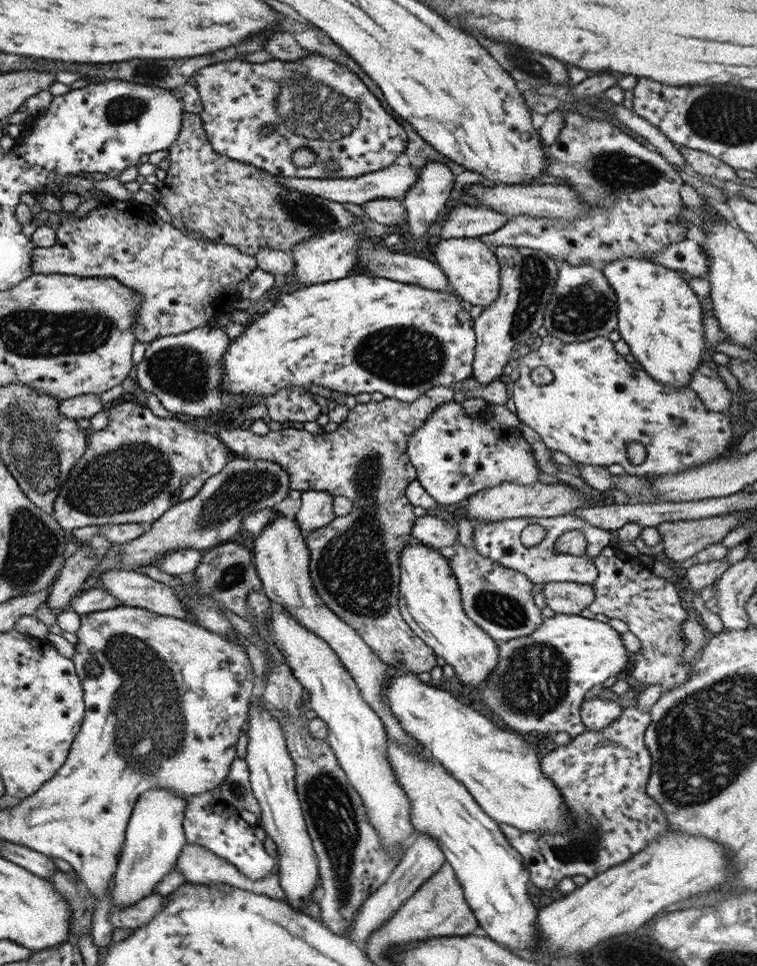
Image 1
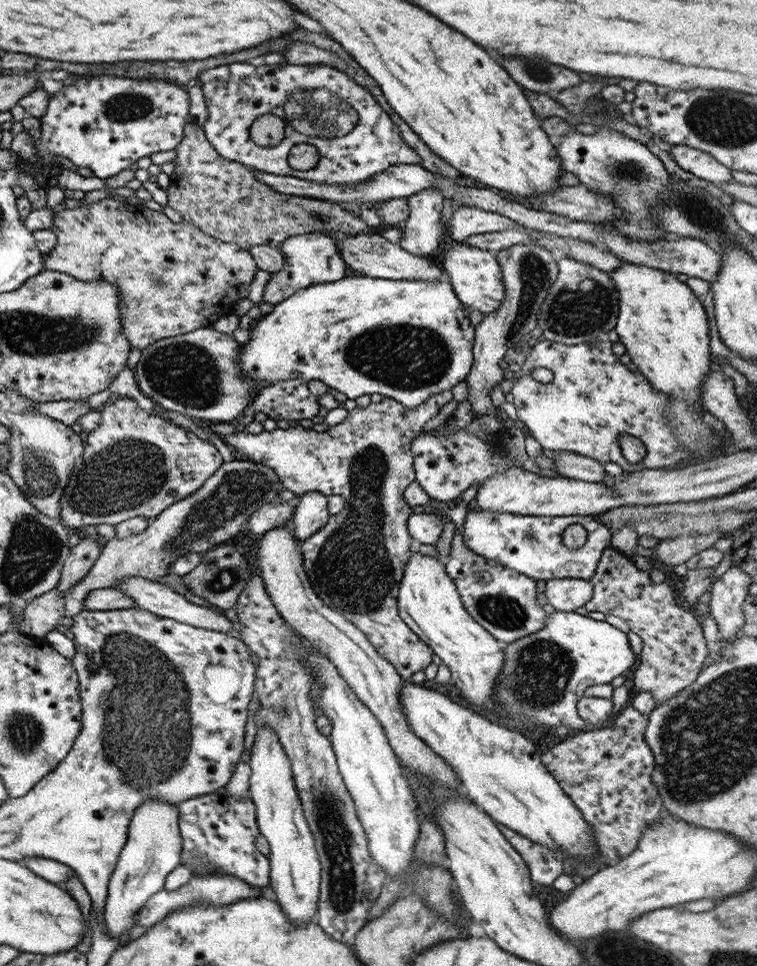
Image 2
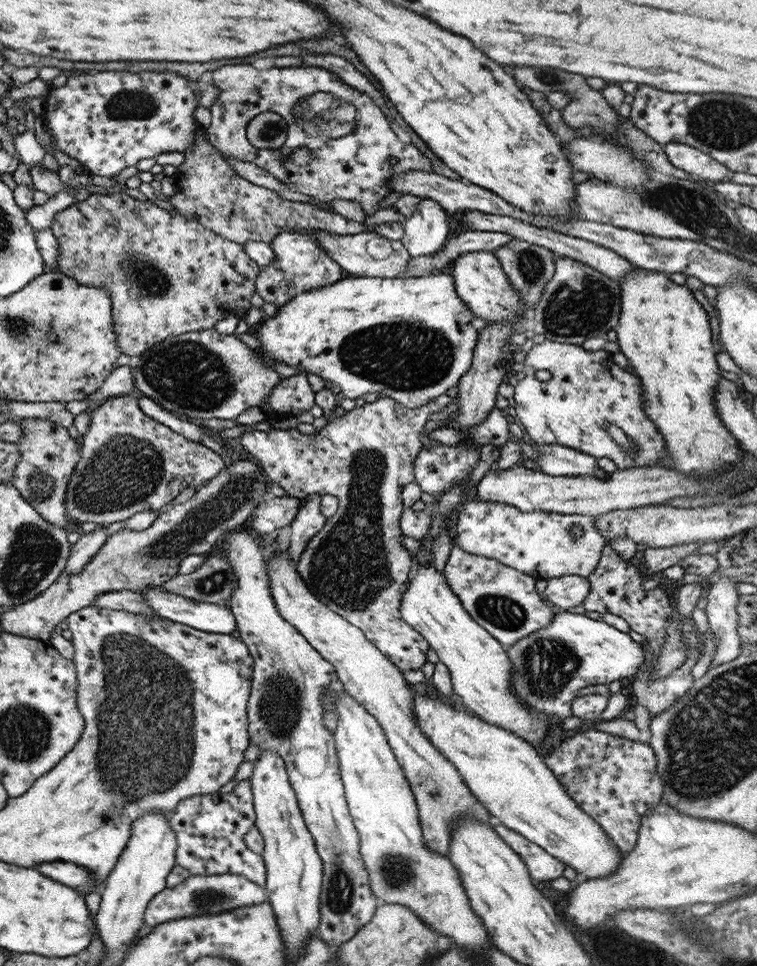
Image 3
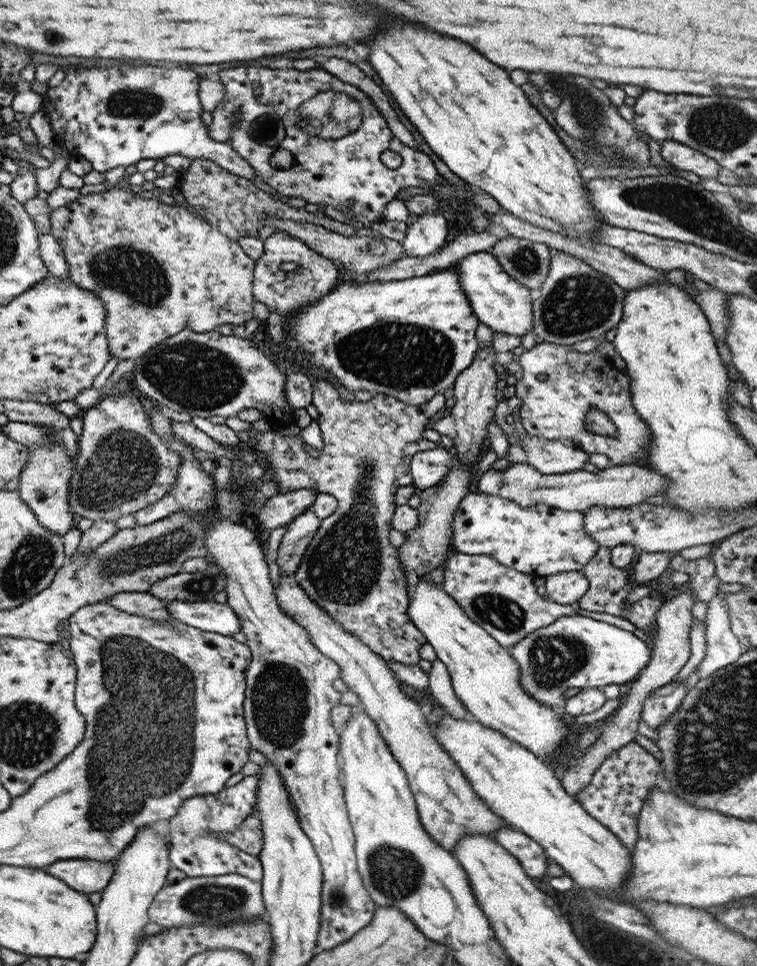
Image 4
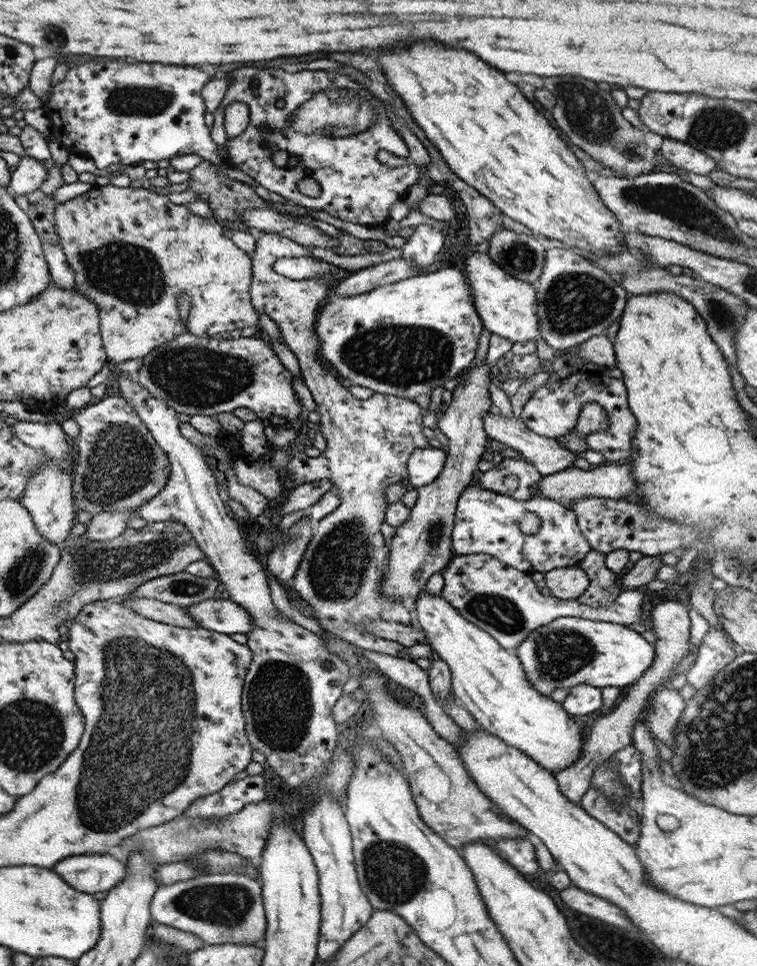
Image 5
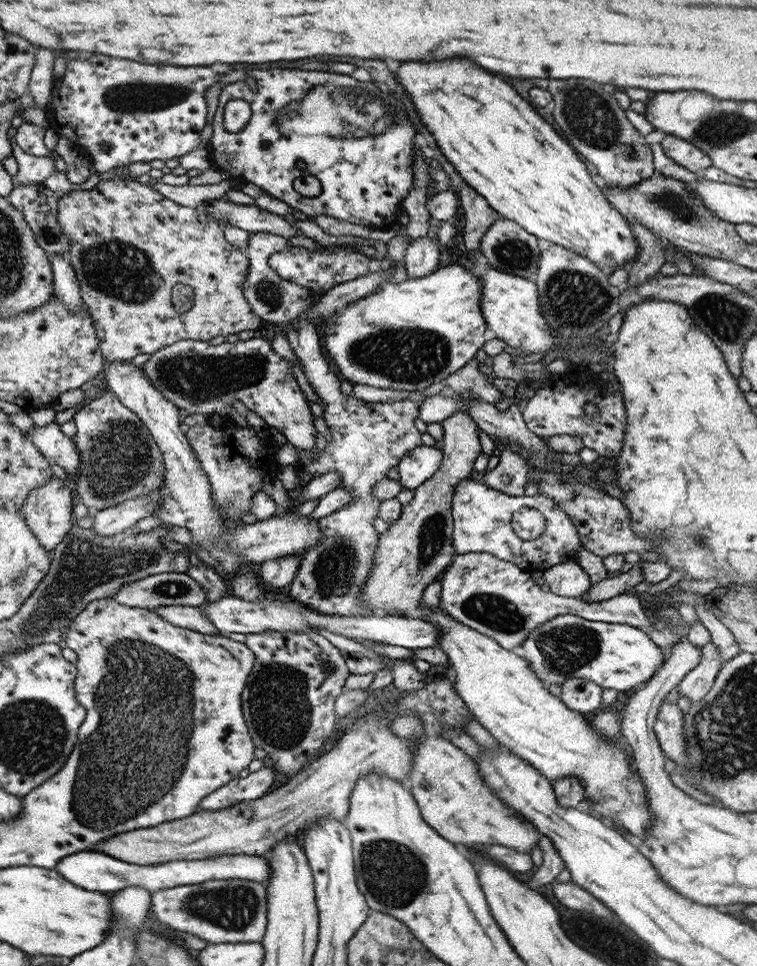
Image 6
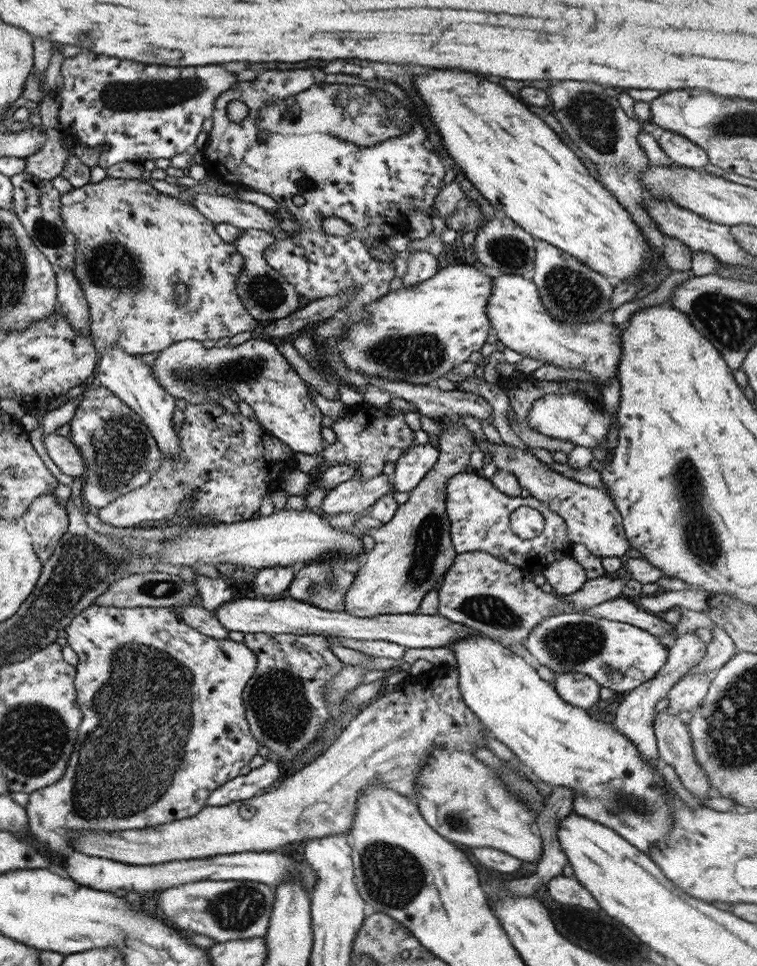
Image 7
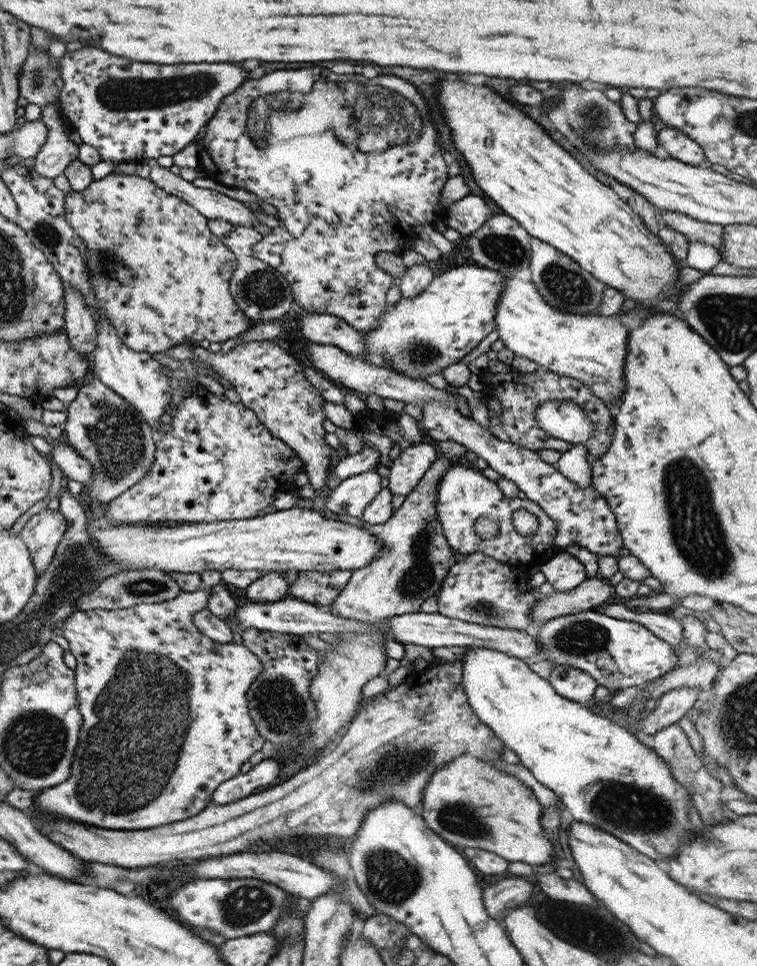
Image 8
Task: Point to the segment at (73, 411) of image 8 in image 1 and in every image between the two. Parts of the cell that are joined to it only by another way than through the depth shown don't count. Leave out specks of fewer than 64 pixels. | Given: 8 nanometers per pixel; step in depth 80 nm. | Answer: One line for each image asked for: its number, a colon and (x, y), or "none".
1: (137, 467)
2: (133, 464)
3: (128, 463)
4: (121, 465)
5: (117, 465)
6: (118, 459)
7: (119, 454)

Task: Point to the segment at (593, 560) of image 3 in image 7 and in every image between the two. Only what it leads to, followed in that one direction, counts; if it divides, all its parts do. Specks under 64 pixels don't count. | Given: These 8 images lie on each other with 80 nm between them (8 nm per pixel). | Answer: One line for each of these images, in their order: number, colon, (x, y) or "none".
4: (537, 540)
5: (486, 522)
6: (481, 516)
7: (478, 514)

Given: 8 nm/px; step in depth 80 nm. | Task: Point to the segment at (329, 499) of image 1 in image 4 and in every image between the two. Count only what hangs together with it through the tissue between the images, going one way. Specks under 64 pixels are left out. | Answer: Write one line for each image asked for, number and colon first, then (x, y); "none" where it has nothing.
2: (310, 514)
3: (306, 523)
4: (298, 533)

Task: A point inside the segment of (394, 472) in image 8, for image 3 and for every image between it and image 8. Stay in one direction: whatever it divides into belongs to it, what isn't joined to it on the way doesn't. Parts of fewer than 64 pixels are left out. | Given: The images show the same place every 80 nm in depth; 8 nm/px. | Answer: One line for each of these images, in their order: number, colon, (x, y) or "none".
3: (436, 467)
4: (427, 468)
5: (423, 466)
6: (419, 464)
7: (409, 469)

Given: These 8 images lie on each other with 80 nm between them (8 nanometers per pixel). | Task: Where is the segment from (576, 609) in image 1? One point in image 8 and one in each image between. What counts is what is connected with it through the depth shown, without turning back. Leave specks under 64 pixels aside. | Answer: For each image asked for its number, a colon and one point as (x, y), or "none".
2: (565, 595)
3: (564, 592)
4: (564, 587)
5: (567, 583)
6: (567, 579)
7: (565, 576)
8: (562, 571)

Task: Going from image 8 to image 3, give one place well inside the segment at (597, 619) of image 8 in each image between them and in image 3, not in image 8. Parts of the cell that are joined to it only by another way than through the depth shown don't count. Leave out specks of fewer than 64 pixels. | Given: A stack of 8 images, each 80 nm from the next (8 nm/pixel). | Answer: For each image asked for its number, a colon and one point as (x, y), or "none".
3: (548, 666)
4: (574, 651)
5: (569, 650)
6: (618, 656)
7: (619, 656)

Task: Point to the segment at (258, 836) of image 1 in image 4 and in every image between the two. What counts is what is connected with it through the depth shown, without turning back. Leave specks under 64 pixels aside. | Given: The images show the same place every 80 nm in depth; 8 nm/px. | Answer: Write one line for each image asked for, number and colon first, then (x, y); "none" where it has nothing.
2: (216, 831)
3: (208, 829)
4: (192, 853)

